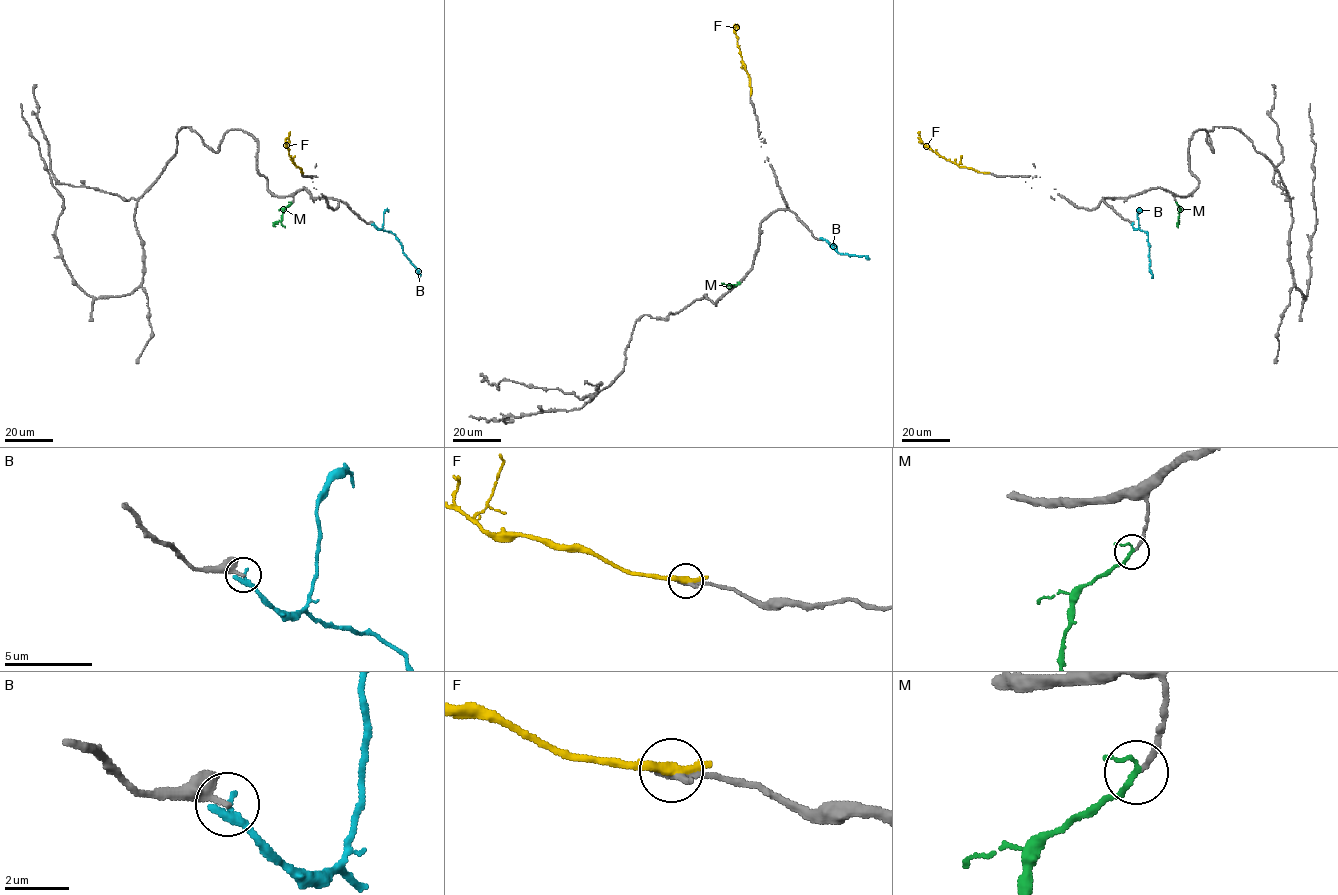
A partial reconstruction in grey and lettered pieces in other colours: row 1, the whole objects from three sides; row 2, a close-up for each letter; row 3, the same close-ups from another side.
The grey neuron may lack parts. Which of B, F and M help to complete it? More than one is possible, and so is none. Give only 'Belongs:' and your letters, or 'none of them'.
Belongs: M

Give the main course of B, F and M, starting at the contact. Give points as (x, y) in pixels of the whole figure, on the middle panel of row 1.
B: (821, 239), (840, 253), (865, 256), (866, 259)
F: (750, 93), (749, 76), (737, 43), (734, 26), (738, 26)
M: (740, 283), (733, 286), (723, 283)

